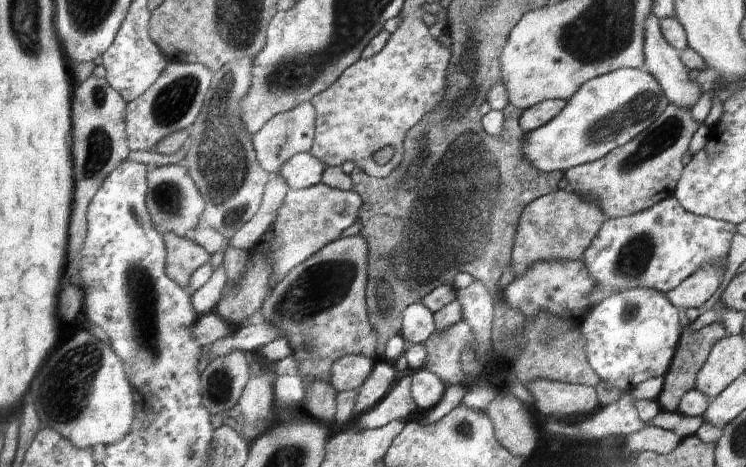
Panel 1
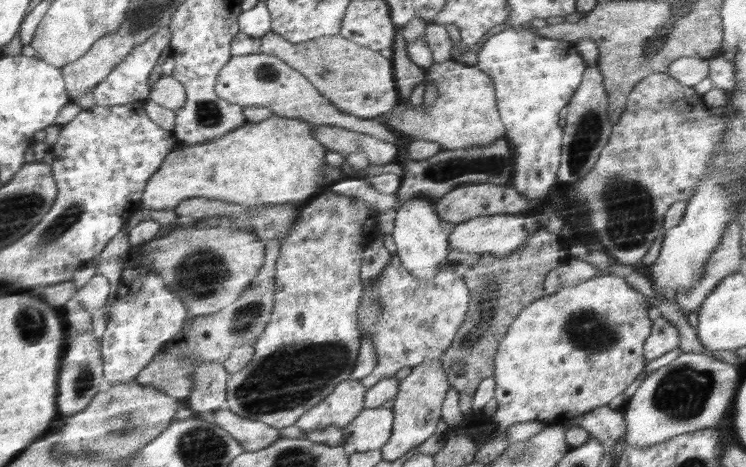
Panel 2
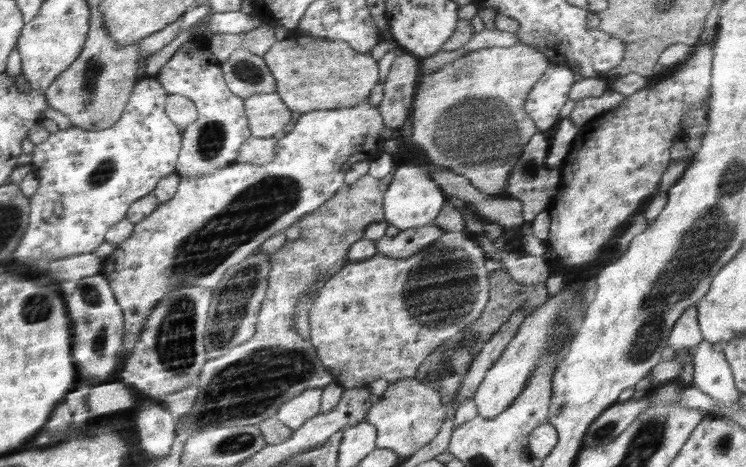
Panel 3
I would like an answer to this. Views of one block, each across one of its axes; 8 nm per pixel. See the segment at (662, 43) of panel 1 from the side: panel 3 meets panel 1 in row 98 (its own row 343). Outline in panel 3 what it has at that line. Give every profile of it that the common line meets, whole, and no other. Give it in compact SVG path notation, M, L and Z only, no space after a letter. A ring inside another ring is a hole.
M695 305L689 306L689 308L682 313L677 324L673 326L668 348L670 348L670 351L693 348L702 339L703 336L697 319L697 308Z

